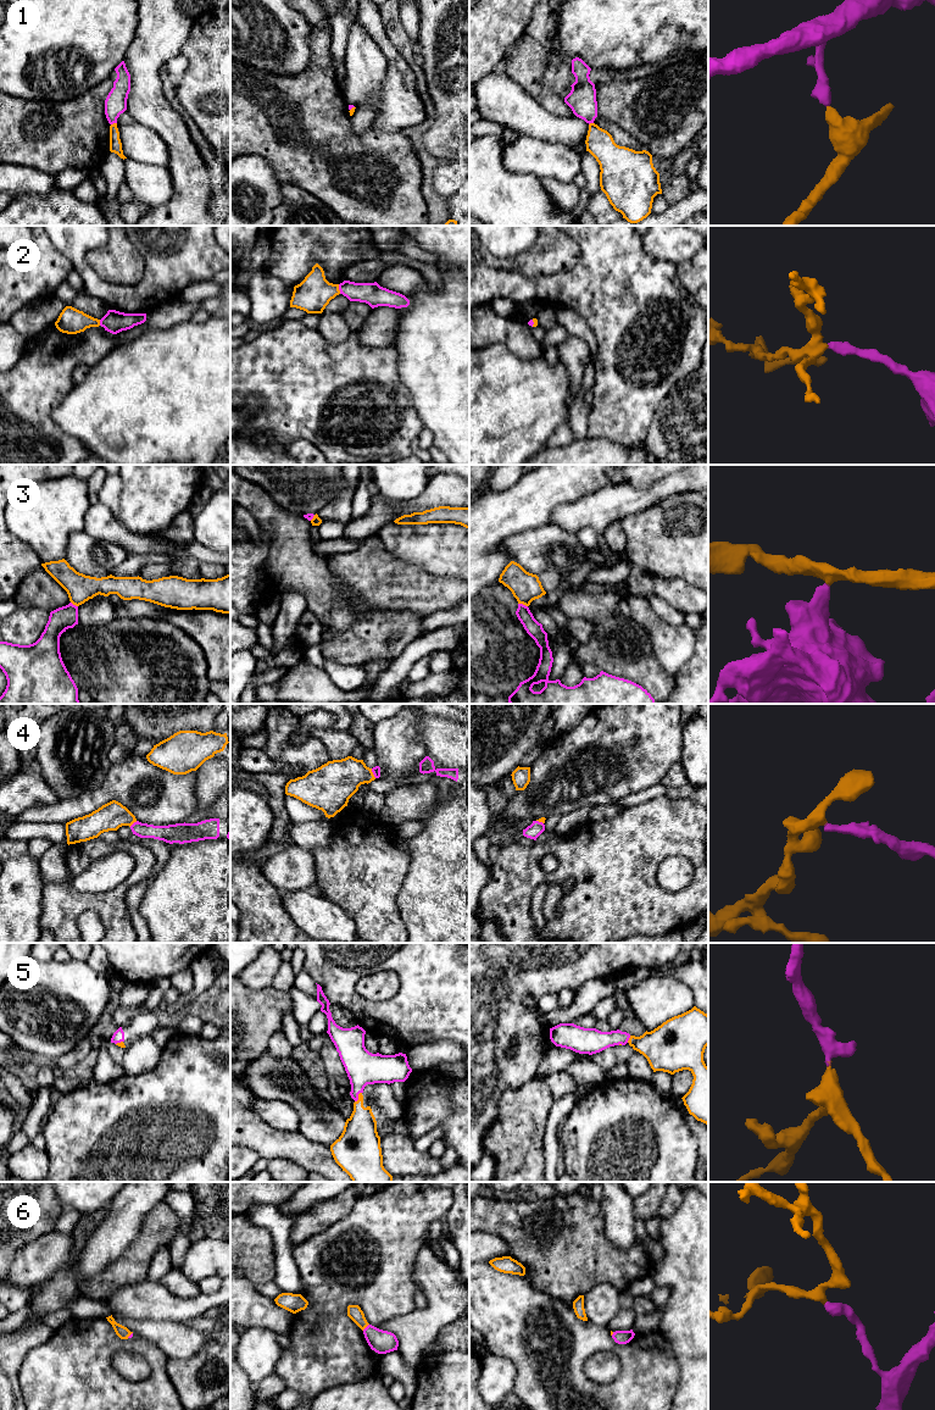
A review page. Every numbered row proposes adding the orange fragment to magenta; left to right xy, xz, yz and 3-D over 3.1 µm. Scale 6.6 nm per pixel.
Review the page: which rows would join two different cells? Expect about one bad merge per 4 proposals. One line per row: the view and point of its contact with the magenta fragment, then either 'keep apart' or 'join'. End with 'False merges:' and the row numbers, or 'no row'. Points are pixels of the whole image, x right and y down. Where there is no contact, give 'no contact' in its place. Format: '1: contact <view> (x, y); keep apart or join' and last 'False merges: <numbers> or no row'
1: contact xy (113, 122); keep apart
2: contact xz (339, 289); join
3: contact yz (522, 604); keep apart
4: contact xy (134, 822); join
5: contact xz (357, 1097); join
6: contact xz (366, 1327); join
False merges: 1, 3

